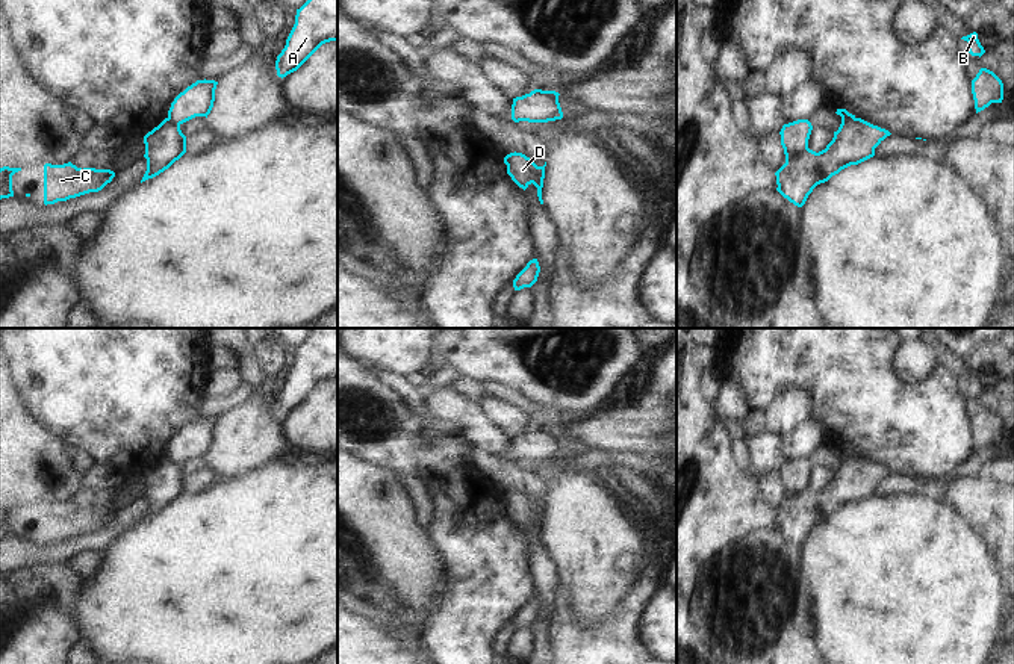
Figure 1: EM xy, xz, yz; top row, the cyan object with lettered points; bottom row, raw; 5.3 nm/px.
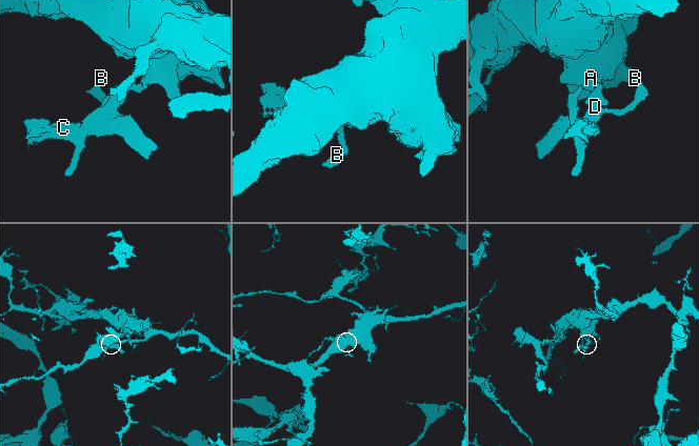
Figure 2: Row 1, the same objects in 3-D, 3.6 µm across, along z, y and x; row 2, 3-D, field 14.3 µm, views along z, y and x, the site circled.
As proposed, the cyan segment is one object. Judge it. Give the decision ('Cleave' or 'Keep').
Cleave.

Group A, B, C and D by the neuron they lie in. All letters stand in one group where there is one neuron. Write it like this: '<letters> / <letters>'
A D / B C

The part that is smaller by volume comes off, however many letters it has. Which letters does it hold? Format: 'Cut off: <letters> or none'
Cut off: B, C

